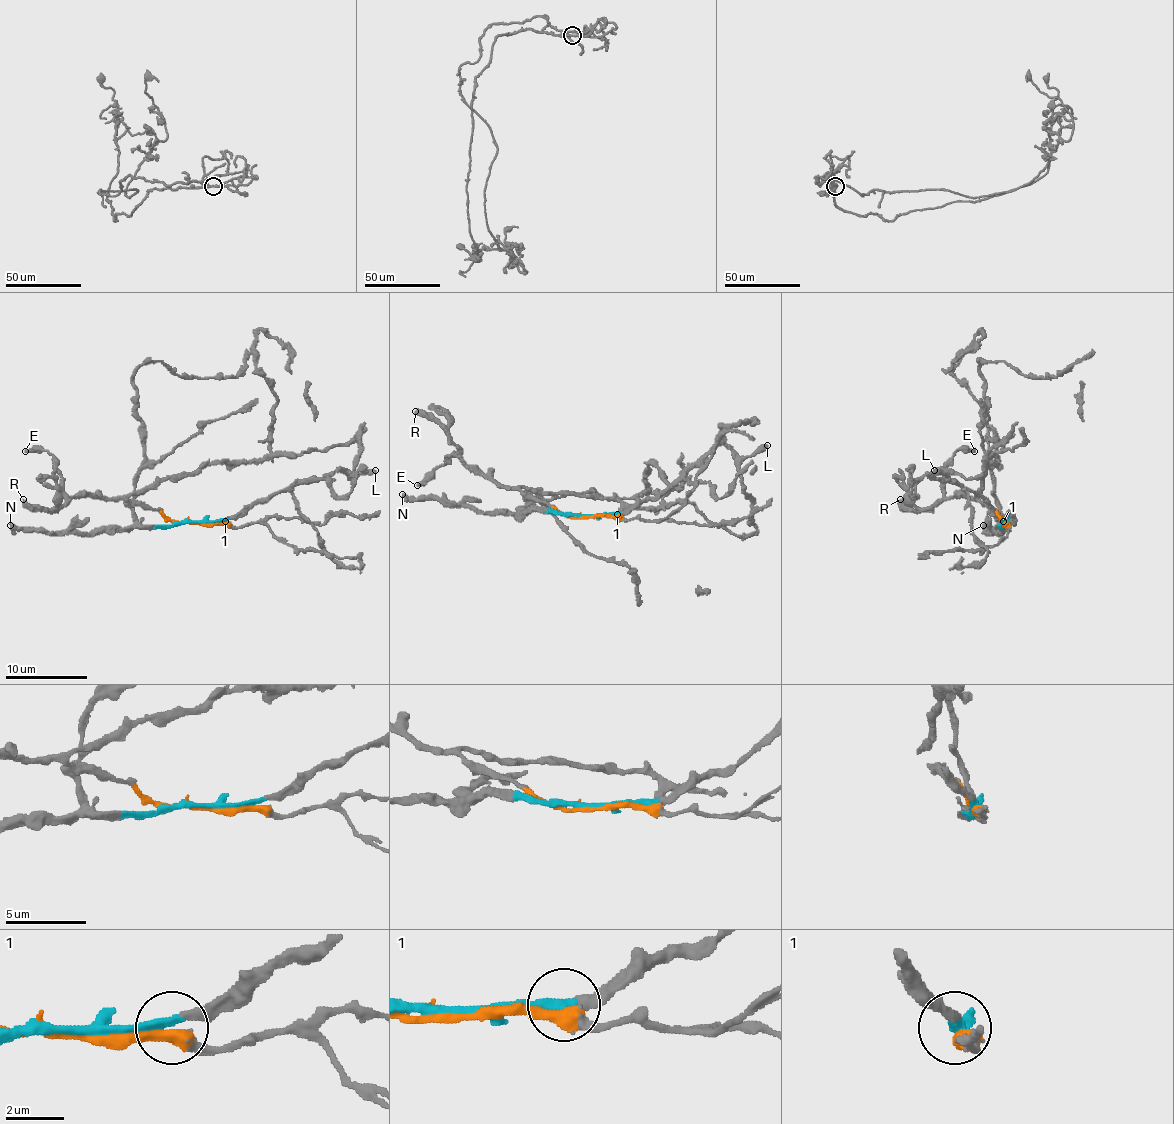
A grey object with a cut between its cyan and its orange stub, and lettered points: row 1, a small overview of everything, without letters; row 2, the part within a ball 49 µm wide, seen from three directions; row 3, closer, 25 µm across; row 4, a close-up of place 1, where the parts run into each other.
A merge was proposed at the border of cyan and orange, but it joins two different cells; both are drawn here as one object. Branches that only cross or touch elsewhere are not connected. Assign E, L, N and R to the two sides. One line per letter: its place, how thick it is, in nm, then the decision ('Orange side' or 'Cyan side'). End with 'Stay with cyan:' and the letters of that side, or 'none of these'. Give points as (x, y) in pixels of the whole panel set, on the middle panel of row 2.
E: Place: (417, 485). Thickness 360 nm. Orange side
L: Place: (767, 445). Thickness 500 nm. Cyan side
N: Place: (402, 494). Thickness 500 nm. Cyan side
R: Place: (415, 411). Thickness 400 nm. Orange side
Stay with cyan: L, N

